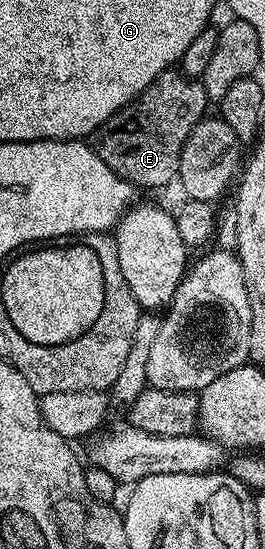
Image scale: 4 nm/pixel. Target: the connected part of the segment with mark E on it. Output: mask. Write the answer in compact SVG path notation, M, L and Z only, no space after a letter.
M178 68L165 70L140 97L114 113L93 134L95 154L122 181L143 189L159 189L179 175L179 160L185 139L208 112L209 98L202 80L192 79Z

